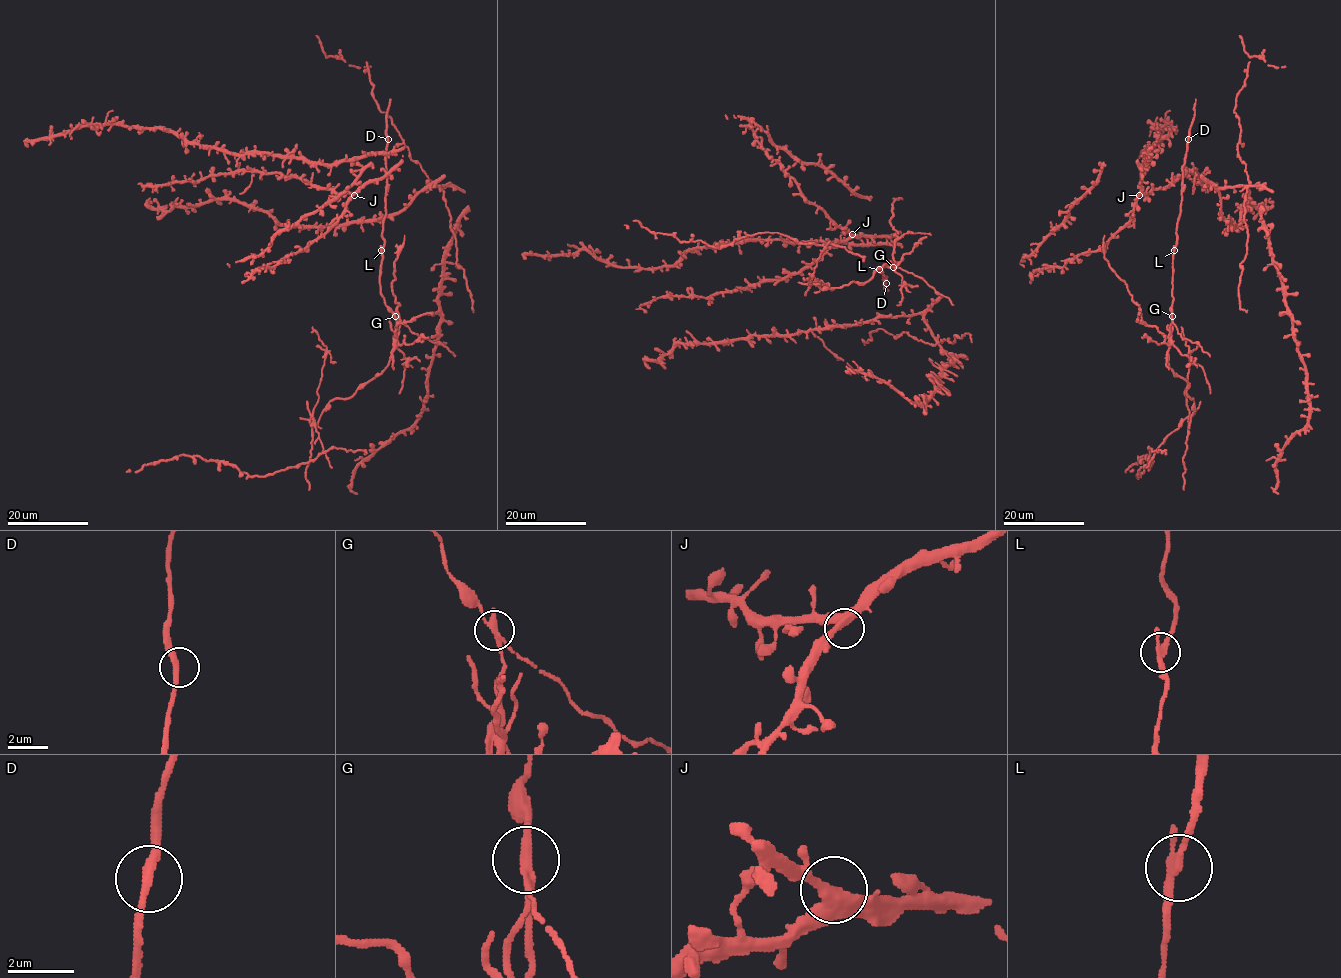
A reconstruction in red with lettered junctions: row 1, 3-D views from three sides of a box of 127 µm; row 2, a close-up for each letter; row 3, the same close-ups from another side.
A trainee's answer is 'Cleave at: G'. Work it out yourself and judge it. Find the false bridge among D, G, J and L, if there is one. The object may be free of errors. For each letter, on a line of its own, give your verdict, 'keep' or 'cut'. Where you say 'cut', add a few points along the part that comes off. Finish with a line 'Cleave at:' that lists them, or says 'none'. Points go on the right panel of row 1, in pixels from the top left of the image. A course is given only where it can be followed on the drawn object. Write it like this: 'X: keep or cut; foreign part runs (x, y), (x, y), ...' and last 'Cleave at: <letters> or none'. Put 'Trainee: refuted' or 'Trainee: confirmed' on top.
Trainee: confirmed
D: keep
G: cut; foreign part runs (1171, 316), (1168, 365), (1186, 381), (1188, 396), (1193, 399), (1189, 424), (1184, 390), (1188, 347), (1181, 327)
J: keep
L: keep
Cleave at: G

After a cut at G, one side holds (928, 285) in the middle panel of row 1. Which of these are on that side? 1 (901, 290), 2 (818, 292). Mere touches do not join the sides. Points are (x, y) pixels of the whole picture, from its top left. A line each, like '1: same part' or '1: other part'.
1: other part
2: other part

